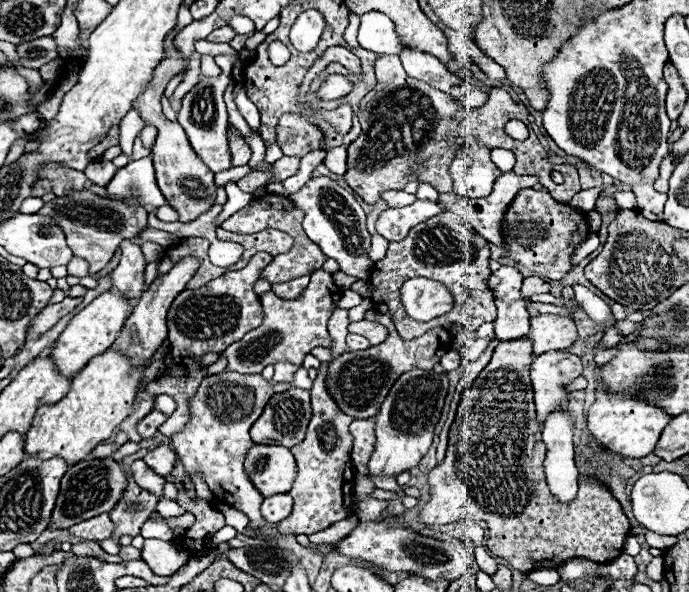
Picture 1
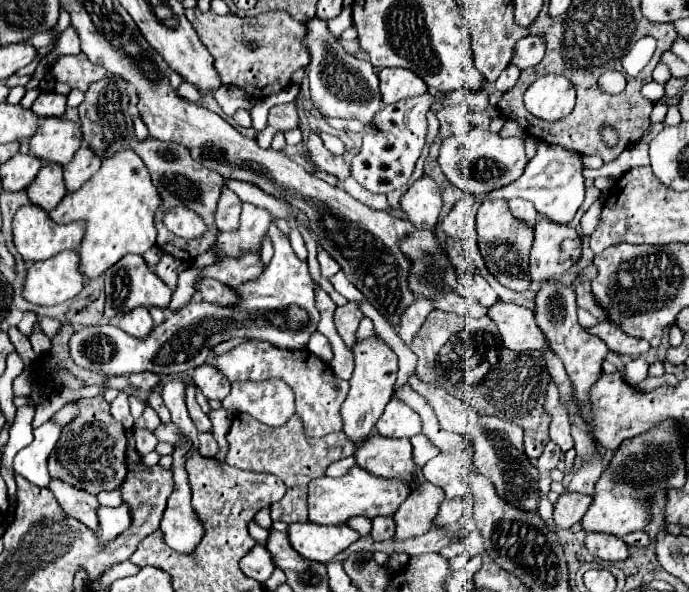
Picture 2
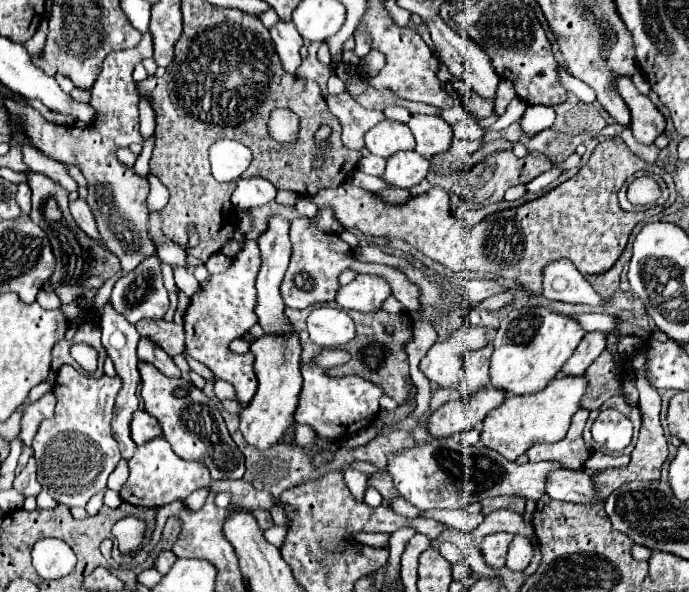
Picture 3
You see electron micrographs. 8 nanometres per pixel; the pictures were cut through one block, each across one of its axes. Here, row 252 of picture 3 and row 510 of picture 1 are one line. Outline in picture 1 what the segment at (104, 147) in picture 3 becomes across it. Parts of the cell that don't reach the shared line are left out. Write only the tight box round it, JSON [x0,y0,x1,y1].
[112,462,158,542]

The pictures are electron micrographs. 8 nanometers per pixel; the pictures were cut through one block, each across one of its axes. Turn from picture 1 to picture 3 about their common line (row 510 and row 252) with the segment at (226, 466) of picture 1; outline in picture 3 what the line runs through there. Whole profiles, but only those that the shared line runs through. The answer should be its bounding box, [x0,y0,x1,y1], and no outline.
[184,240,260,406]

